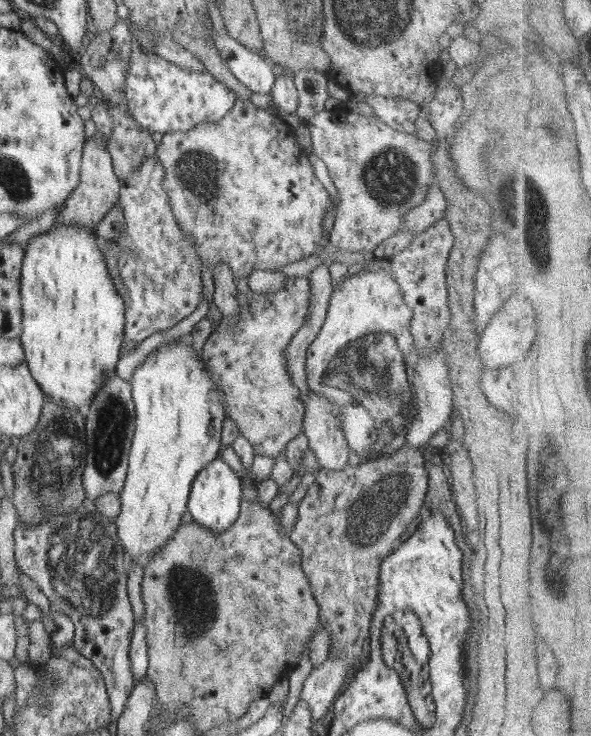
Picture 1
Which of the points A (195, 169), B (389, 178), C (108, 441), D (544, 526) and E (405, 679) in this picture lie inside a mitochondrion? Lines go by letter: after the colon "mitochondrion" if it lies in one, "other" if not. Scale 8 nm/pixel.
A: mitochondrion
B: mitochondrion
C: mitochondrion
D: other
E: other

